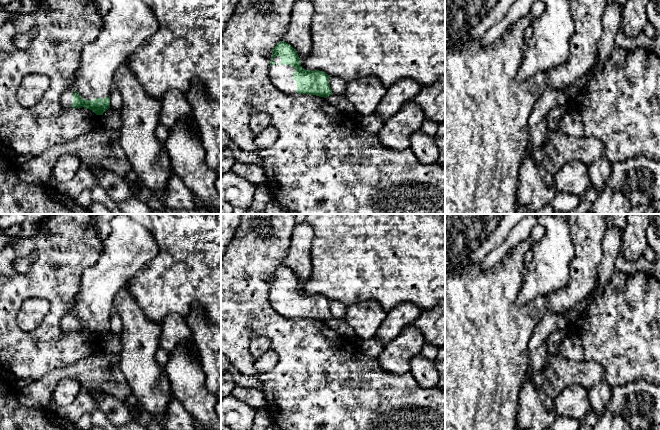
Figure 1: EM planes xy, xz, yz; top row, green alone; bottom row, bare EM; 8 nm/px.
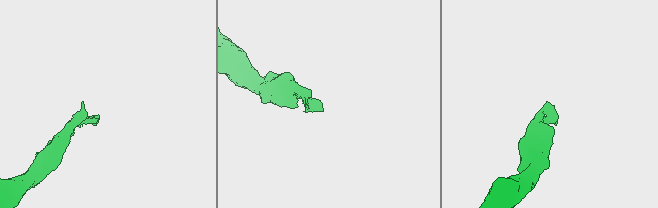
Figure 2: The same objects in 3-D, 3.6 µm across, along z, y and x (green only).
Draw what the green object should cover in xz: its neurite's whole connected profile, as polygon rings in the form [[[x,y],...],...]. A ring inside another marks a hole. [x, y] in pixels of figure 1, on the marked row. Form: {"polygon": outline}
{"polygon": [[[285,41],[273,48],[269,76],[277,89],[288,95],[299,93],[327,98],[333,94],[330,76],[324,71],[304,69],[296,50]]]}

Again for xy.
{"polygon": [[[110,0],[111,8],[102,16],[103,27],[98,37],[82,48],[81,62],[70,87],[62,93],[63,108],[86,108],[96,115],[110,108],[110,92],[116,70],[129,56],[159,29],[154,12],[141,0]]]}

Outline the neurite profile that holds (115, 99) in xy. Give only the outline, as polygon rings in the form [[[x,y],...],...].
[[[113,87],[110,92],[110,108],[113,110],[121,109],[122,107],[122,97],[120,91]]]

